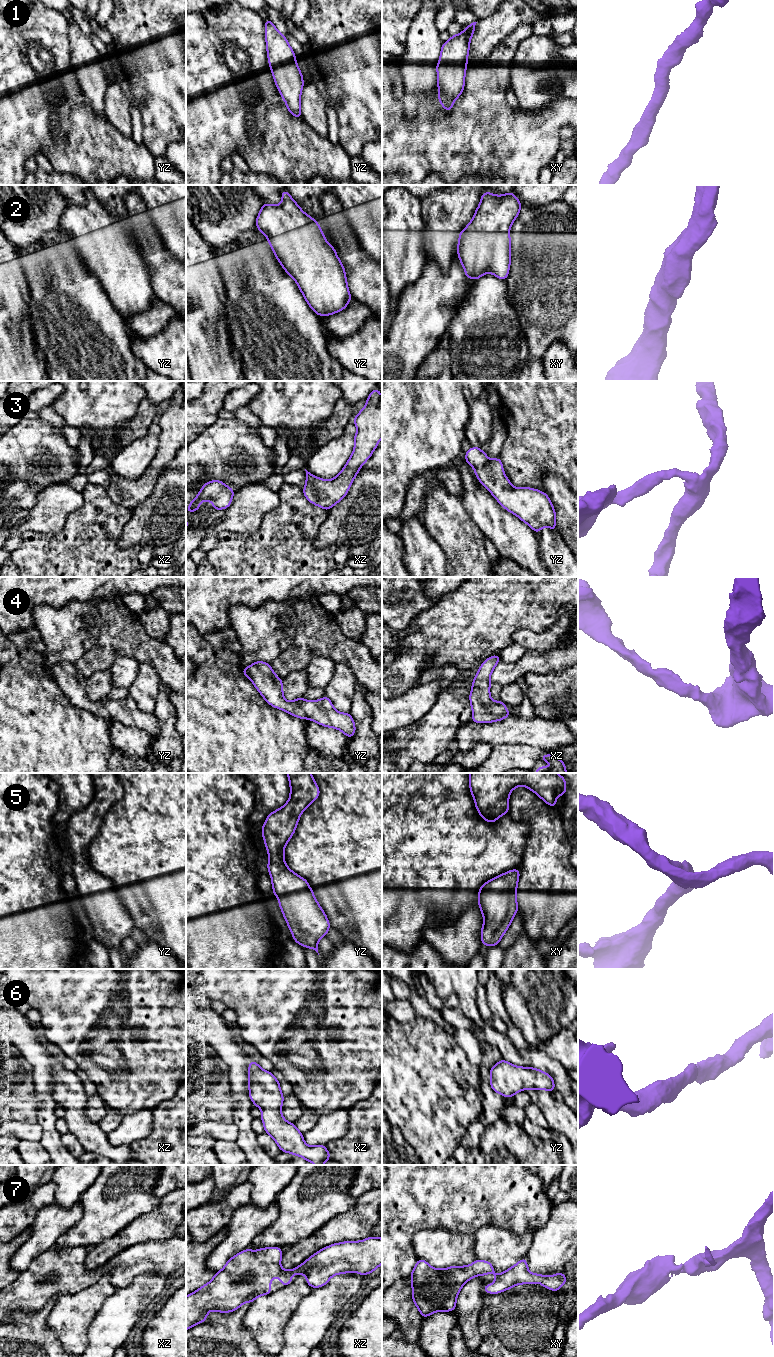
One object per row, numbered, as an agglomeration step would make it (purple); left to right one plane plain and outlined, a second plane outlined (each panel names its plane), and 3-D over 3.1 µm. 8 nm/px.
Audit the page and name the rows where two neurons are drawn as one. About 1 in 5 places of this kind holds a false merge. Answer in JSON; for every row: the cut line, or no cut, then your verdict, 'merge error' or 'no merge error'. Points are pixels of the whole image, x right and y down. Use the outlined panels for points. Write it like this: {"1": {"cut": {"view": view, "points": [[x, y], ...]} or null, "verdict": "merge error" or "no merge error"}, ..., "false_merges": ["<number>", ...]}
{"1": {"cut": null, "verdict": "no merge error"}, "2": {"cut": null, "verdict": "no merge error"}, "3": {"cut": {"view": "yz", "points": [[489, 460], [475, 469]]}, "verdict": "merge error"}, "4": {"cut": null, "verdict": "no merge error"}, "5": {"cut": null, "verdict": "no merge error"}, "6": {"cut": null, "verdict": "no merge error"}, "7": {"cut": null, "verdict": "no merge error"}, "false_merges": ["3"]}

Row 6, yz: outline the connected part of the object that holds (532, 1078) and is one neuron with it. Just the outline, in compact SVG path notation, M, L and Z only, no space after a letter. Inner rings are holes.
M504 1059L490 1069L490 1086L506 1098L524 1089L555 1091L554 1080L548 1073L533 1067L514 1066Z

